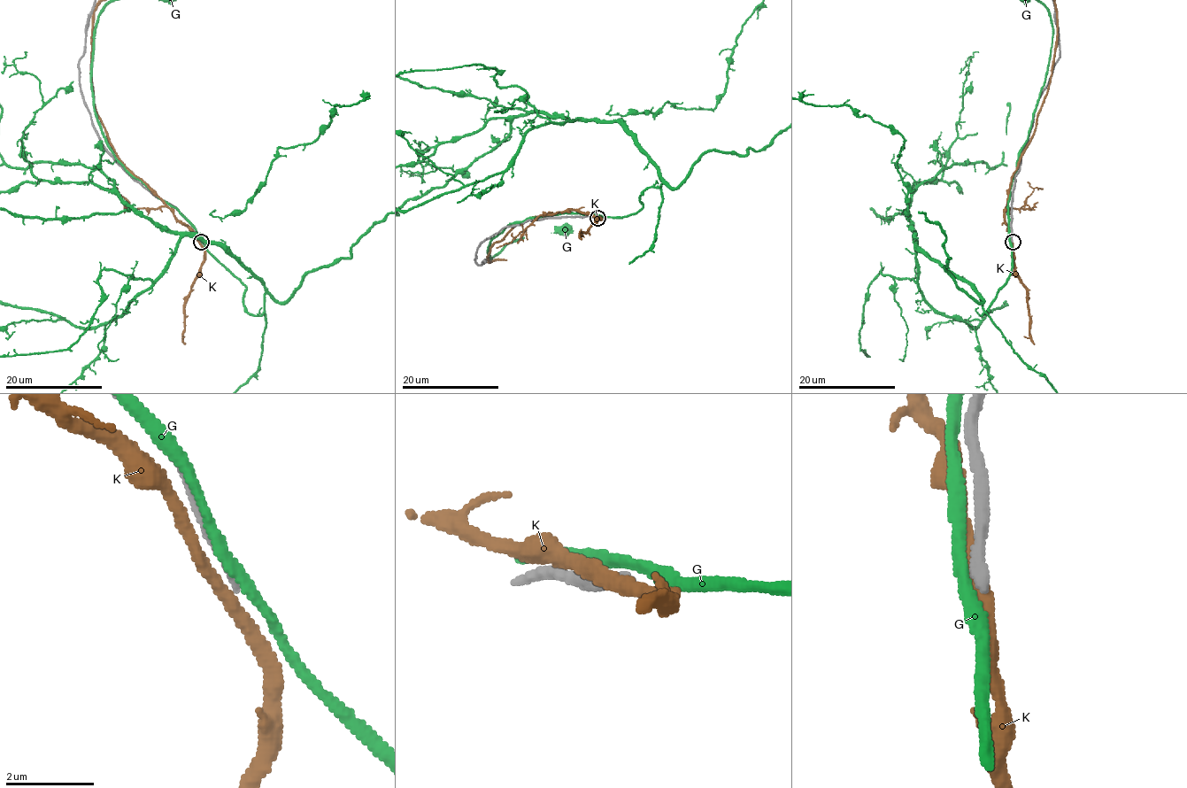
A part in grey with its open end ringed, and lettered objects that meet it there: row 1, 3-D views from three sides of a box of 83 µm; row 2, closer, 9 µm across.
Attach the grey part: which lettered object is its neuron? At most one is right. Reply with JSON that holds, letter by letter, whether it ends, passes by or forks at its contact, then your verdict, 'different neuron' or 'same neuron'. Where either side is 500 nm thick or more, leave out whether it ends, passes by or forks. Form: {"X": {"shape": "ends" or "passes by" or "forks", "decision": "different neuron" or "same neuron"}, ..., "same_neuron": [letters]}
{"G": {"shape": "passes by", "decision": "different neuron"}, "K": {"shape": "passes by", "decision": "different neuron"}, "same_neuron": []}

